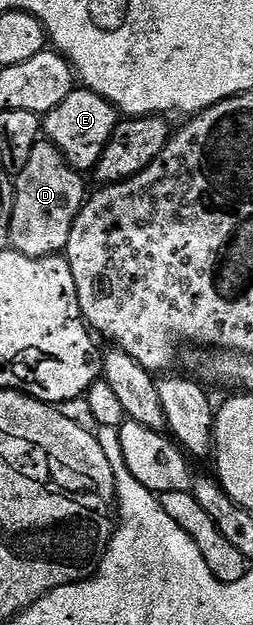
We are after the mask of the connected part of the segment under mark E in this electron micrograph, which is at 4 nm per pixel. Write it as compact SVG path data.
M86 88L72 89L70 96L42 119L46 137L67 157L67 163L80 172L94 171L101 160L116 126L121 121L120 111L99 94Z

